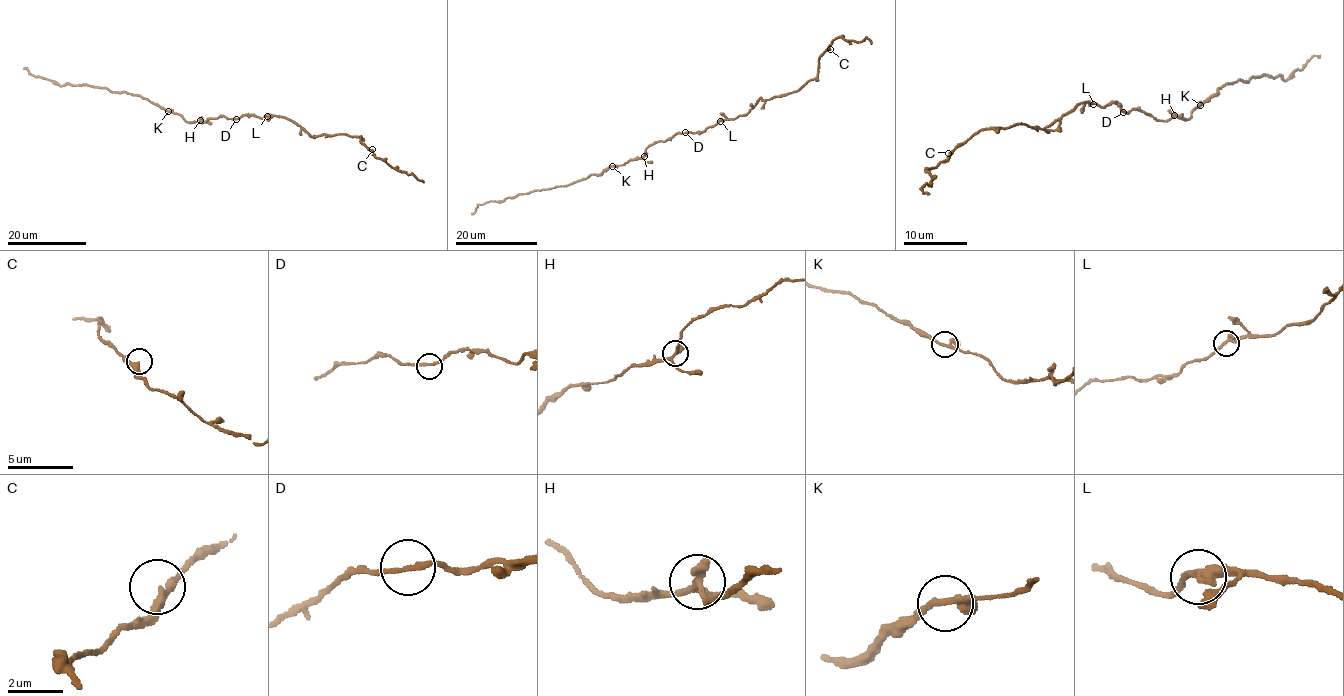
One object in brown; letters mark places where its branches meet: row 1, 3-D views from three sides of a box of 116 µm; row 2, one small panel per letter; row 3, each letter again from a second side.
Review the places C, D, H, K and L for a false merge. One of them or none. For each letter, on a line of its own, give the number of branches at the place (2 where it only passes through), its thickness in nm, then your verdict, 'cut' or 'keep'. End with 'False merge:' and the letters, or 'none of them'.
C: branches 2; calibre 280 nm; keep
D: branches 2; calibre 180 nm; keep
H: branches 3; calibre 240 nm; keep
K: branches 3; calibre 240 nm; keep
L: branches 2; calibre 320 nm; keep
False merge: none of them

